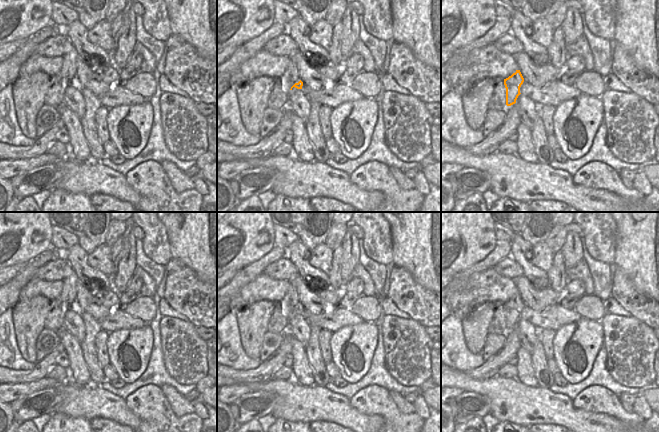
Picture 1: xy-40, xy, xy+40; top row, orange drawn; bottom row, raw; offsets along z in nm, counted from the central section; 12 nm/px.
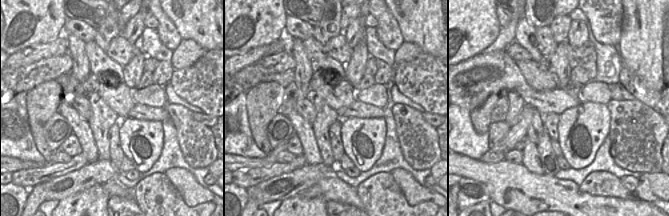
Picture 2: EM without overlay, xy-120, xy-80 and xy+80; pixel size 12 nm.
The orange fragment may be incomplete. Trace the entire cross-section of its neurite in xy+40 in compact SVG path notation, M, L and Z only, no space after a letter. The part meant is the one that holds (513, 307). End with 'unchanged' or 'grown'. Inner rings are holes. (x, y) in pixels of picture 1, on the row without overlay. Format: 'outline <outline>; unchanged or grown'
outline M516 294L508 302L504 303L504 309L506 312L506 329L511 330L516 327L516 324L520 317L520 311L524 306L524 302L520 294Z; unchanged

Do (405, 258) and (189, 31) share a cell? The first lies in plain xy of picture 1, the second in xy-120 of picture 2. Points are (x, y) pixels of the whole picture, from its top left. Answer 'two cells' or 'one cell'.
one cell

